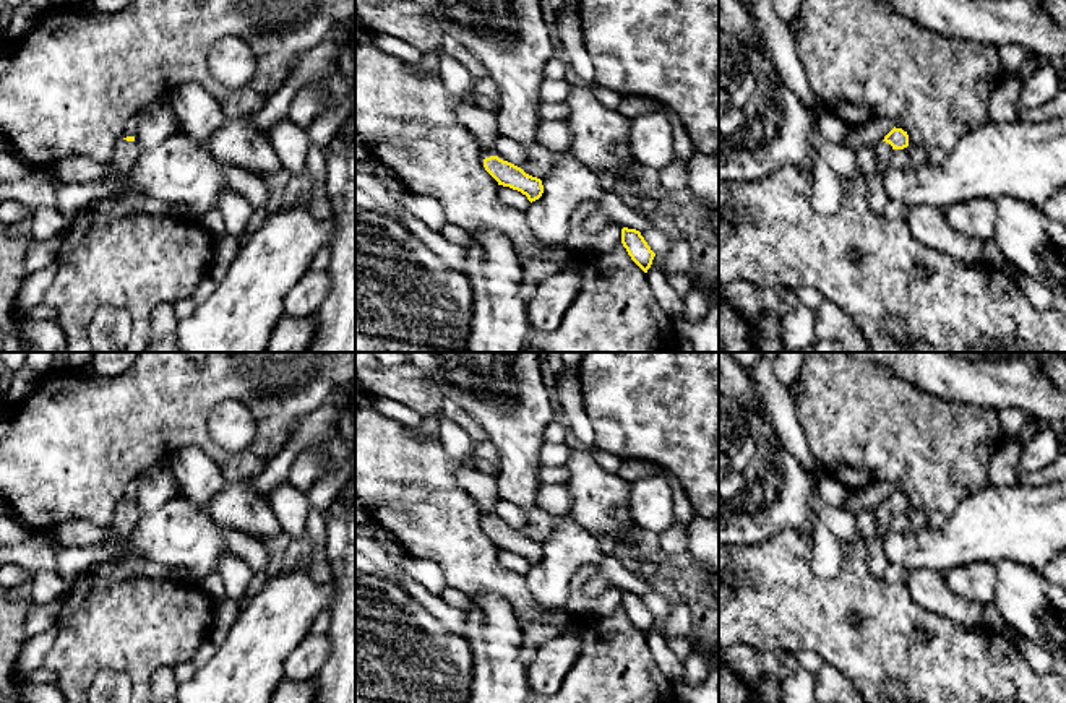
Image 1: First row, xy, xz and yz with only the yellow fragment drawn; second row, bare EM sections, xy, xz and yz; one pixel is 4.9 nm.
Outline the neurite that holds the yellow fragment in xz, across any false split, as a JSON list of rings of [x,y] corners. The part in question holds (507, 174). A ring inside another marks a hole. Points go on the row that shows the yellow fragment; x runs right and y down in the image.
[[[480,146],[484,154],[485,170],[498,182],[498,185],[509,187],[521,192],[532,203],[544,193],[542,180],[526,174],[521,167],[503,161],[496,156],[496,151],[487,146]]]

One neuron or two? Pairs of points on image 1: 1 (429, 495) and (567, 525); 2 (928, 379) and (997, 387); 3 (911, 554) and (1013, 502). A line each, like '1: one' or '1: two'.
1: two
2: one
3: one

